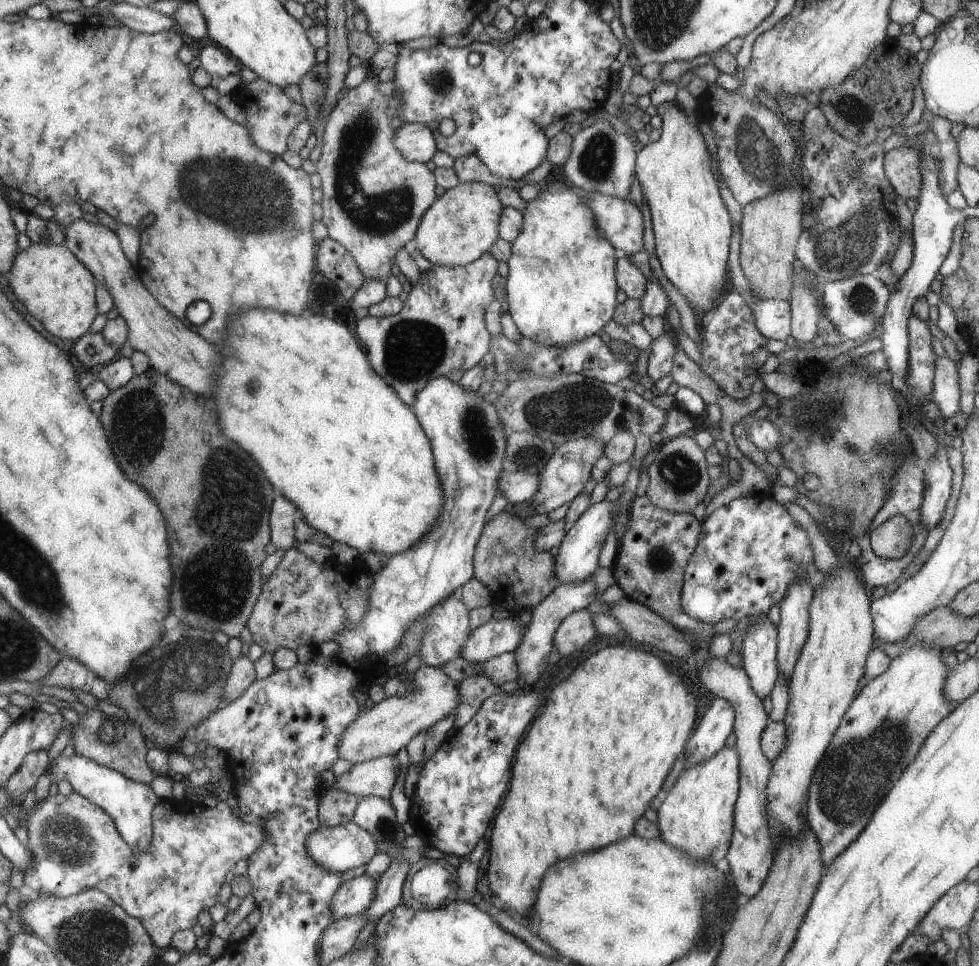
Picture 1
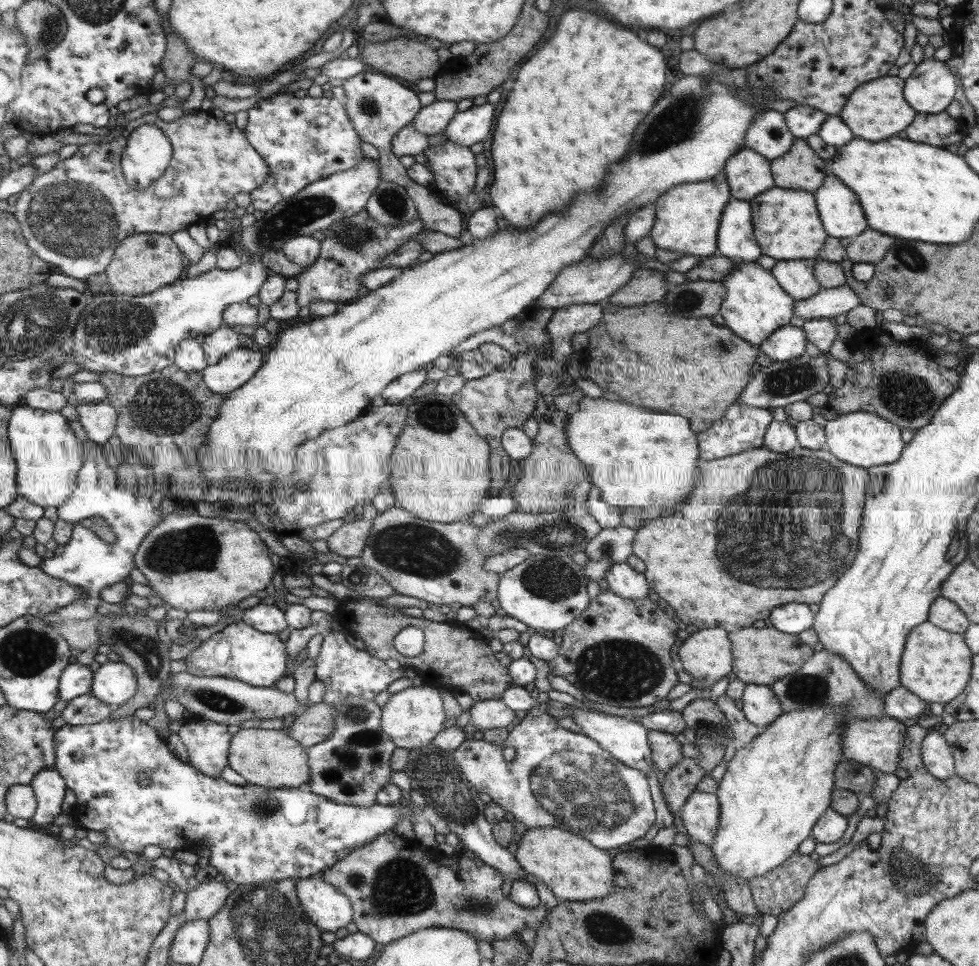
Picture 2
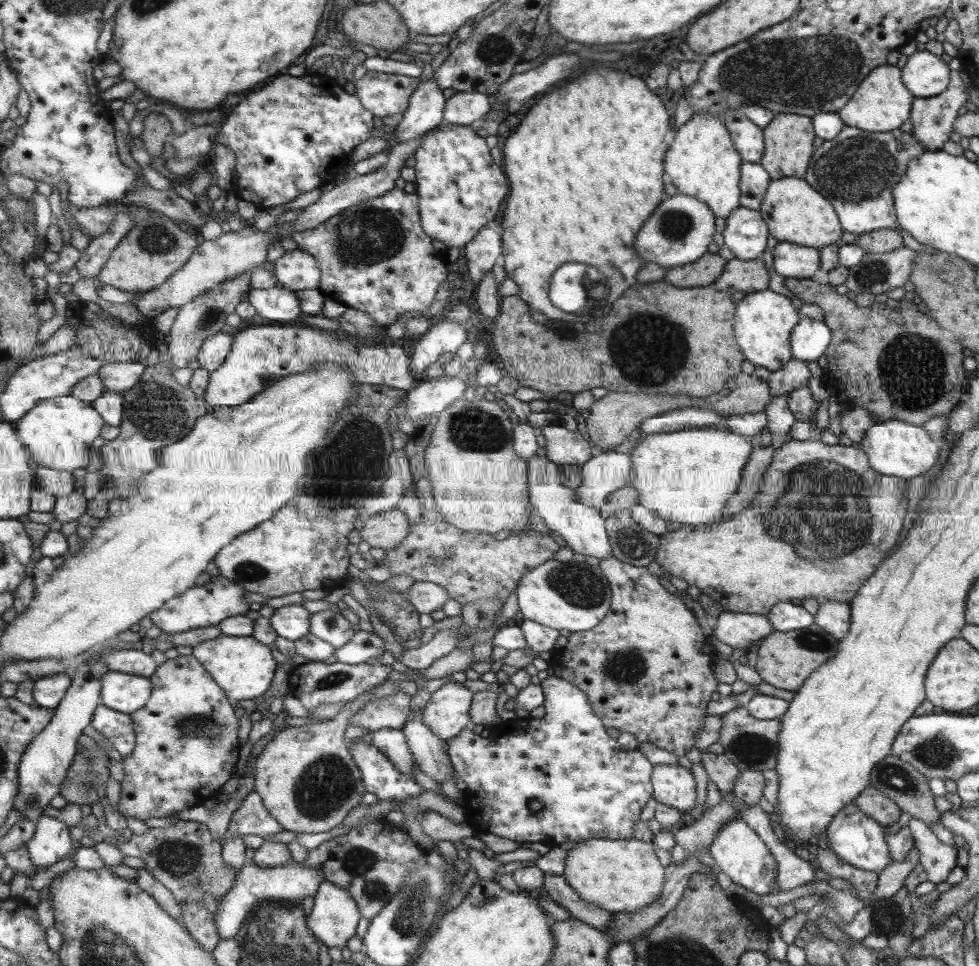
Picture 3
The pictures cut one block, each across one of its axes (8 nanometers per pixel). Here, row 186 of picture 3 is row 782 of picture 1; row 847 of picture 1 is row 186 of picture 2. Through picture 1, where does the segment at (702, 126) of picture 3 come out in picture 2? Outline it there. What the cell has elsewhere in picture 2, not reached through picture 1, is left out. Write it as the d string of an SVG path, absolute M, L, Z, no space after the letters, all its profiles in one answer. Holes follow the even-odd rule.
M721 171L713 180L705 180L691 184L679 184L663 192L653 203L655 220L649 231L649 236L655 247L683 255L693 255L699 258L715 256L718 250L718 226L722 212L731 200L730 188L724 172Z

